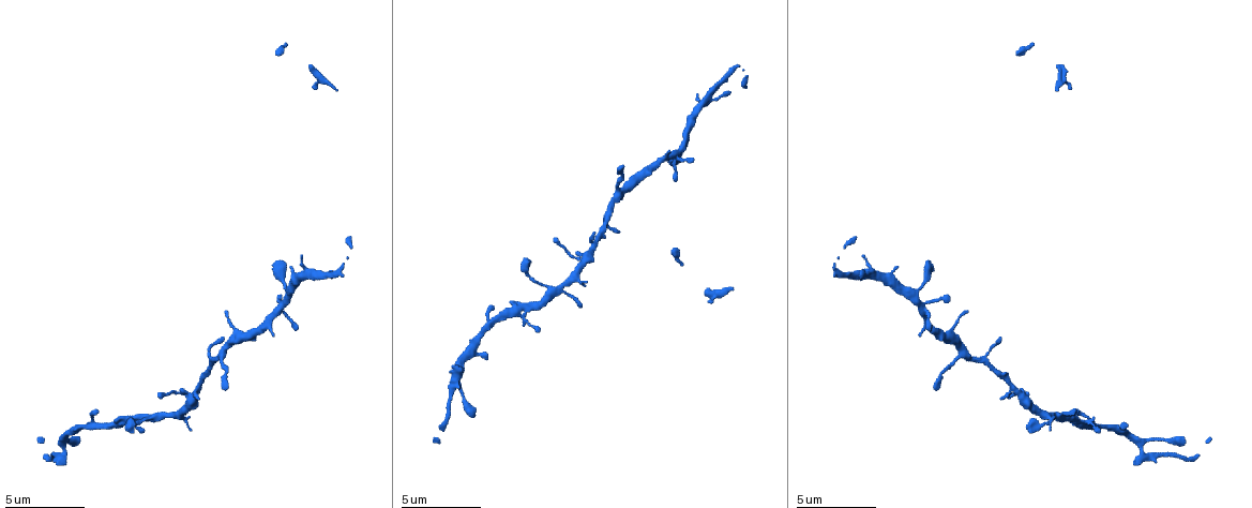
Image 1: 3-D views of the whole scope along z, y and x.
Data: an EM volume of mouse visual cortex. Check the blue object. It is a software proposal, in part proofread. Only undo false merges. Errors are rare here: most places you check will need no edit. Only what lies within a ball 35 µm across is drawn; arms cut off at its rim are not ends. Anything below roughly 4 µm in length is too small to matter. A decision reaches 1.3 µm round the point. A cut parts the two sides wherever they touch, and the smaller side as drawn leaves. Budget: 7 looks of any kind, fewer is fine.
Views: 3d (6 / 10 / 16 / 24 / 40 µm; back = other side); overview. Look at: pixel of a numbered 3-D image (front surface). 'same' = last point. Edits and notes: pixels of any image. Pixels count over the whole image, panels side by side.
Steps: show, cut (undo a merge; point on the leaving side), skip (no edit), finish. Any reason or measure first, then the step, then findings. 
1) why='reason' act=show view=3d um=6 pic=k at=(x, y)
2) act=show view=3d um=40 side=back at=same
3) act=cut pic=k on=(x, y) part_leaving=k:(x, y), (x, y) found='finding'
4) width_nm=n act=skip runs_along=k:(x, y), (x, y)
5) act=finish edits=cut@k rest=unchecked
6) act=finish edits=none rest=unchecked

why='side arm on a straight run' act=show view=3d um=16 pic=1 at=(625, 189)

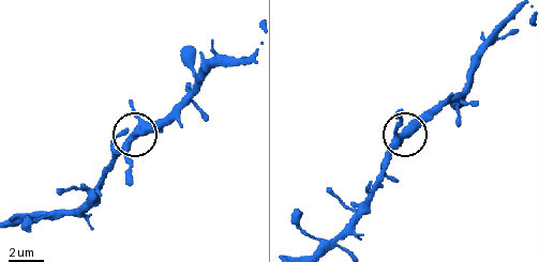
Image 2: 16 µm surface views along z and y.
arms=3 act=skip found='one neuron here'

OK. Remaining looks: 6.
why='small branch off a trunk' act=show view=3d um=10 pic=1 at=(548, 292)

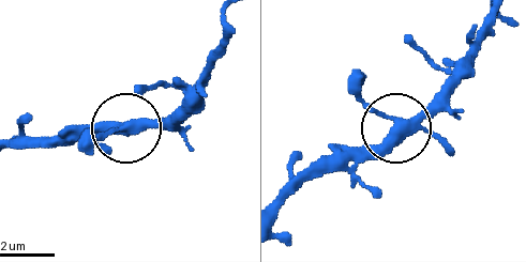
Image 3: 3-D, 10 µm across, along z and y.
arms=4 act=skip runs_along=3:(498, 12), (475, 54), (406, 123), (392, 123), (352, 91) found='continuous, no second neuron'

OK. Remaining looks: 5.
act=show view=3d um=10 pic=1 at=(473, 343)

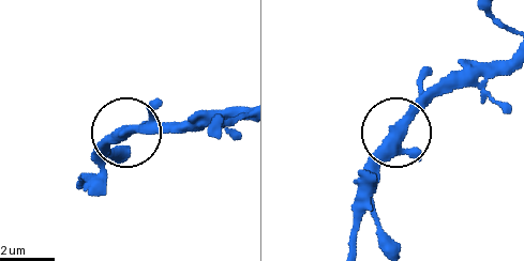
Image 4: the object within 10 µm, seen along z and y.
act=skip found='continuous, no second neuron'

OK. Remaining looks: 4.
act=show view=3d um=10 pic=1 at=(914, 290)

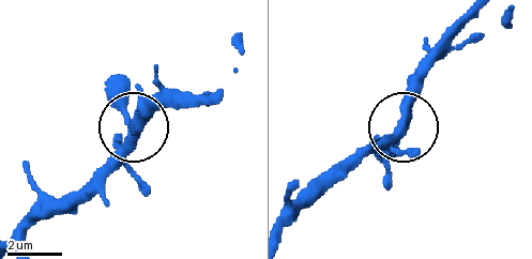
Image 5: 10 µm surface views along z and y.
side_arm_um=9 act=skip runs_along=5:(305, 207), (351, 161), (397, 128), (421, 59) found='all the same neuron'

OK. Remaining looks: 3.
act=finish edits=none rest=unchecked

